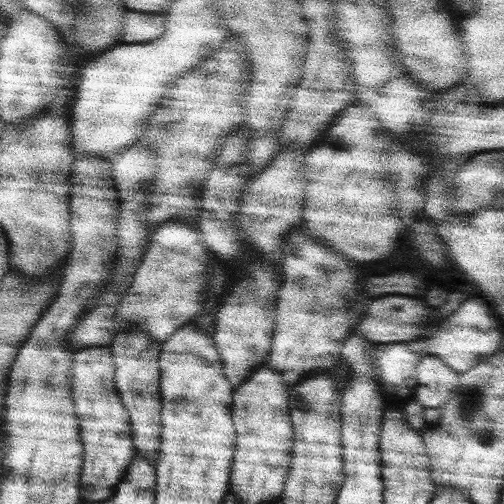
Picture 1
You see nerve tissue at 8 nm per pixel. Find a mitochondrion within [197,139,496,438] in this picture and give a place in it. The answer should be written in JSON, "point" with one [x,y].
{"point":[471,402]}

